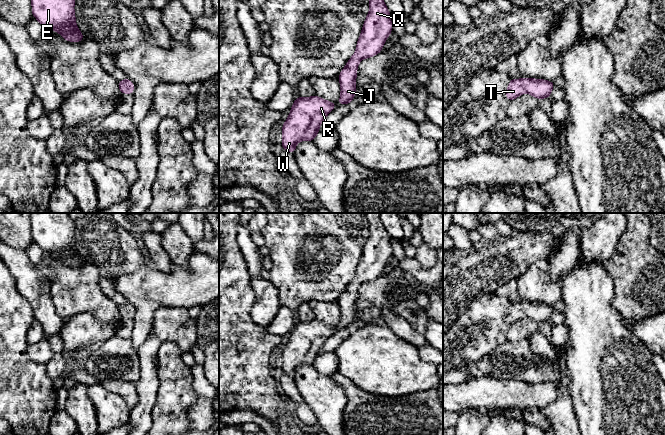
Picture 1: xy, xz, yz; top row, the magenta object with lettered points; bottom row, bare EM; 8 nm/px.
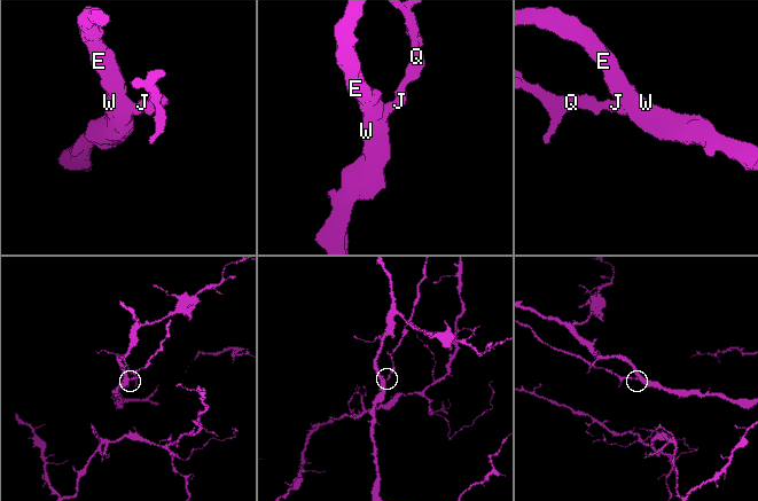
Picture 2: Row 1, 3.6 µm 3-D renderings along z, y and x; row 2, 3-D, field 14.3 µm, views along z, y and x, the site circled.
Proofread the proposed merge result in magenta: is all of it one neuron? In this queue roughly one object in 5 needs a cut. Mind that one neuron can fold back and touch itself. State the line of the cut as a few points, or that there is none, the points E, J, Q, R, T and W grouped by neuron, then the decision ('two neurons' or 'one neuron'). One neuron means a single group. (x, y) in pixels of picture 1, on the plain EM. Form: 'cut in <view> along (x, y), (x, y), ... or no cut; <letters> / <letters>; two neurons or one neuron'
no cut; E J Q R T W; one neuron

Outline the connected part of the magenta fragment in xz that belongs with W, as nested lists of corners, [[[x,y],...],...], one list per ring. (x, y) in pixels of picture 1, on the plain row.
[[[317,319],[295,323],[290,338],[282,351],[282,371],[295,377],[296,368],[302,364],[313,365],[325,341],[336,328]]]

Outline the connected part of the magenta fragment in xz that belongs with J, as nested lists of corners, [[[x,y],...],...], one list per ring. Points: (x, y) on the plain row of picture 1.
[[[366,213],[370,233],[359,260],[356,275],[339,298],[341,319],[339,329],[350,328],[356,317],[358,288],[362,283],[379,278],[392,256],[391,240],[380,213]]]

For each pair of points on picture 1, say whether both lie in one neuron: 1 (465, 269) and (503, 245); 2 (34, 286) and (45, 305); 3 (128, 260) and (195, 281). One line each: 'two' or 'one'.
1: one
2: one
3: two

